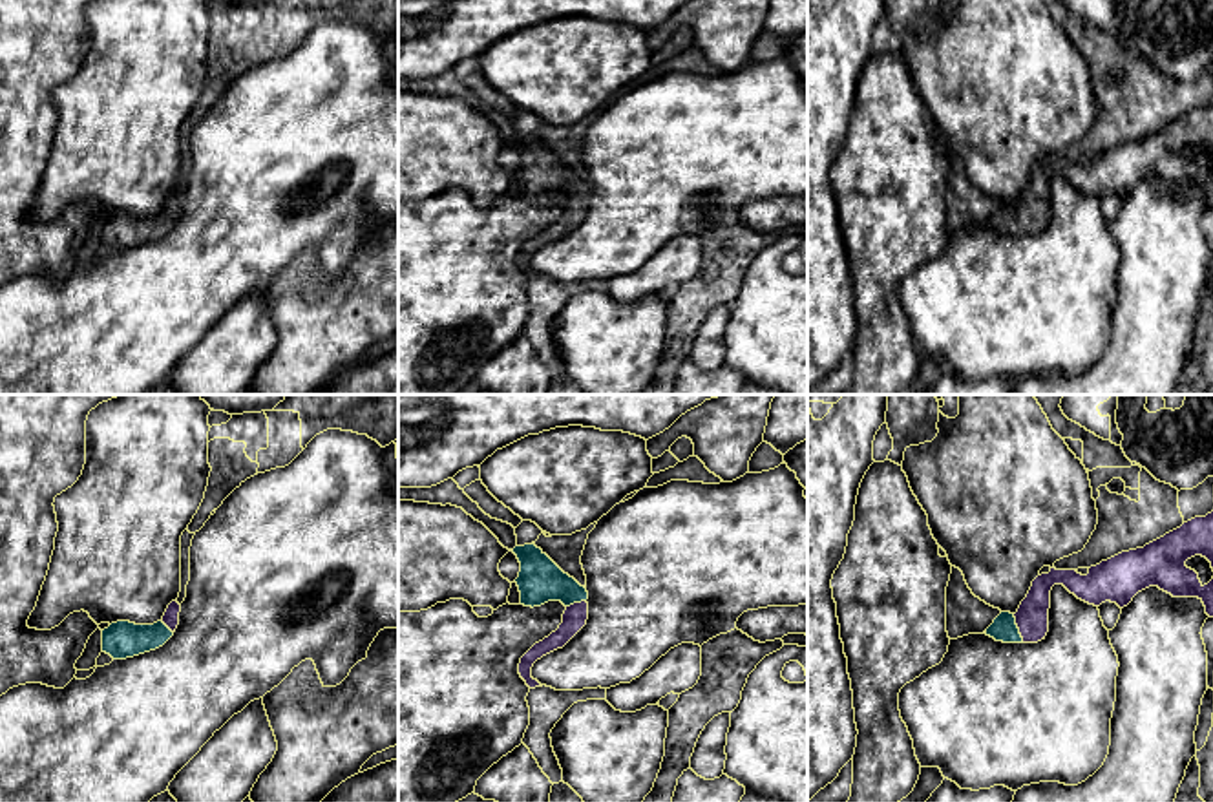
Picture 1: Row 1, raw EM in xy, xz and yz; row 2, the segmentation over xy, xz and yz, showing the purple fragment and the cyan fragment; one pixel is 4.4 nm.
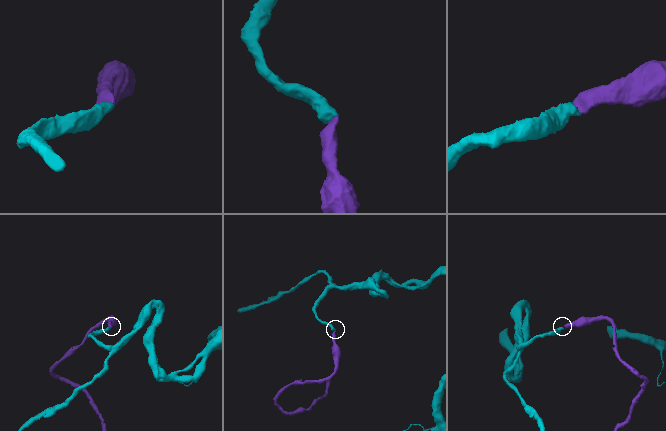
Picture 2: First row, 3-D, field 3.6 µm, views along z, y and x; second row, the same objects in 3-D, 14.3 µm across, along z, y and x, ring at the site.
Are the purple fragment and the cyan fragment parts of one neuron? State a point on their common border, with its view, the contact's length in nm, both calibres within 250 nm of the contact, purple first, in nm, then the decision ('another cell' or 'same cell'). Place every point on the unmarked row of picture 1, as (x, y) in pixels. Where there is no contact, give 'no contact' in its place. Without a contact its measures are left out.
contact yz (1018, 218); length 140 nm; calibres 140 and 110 nm; same cell

